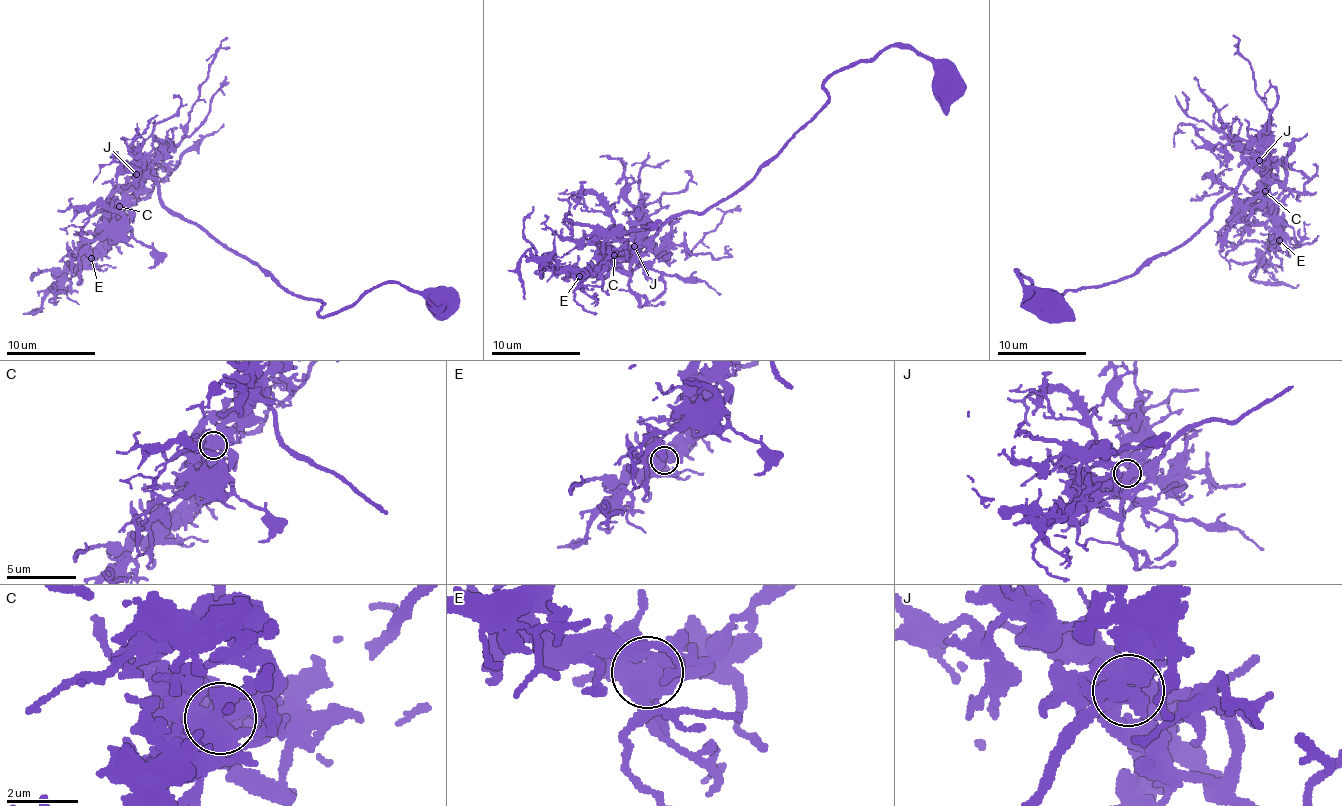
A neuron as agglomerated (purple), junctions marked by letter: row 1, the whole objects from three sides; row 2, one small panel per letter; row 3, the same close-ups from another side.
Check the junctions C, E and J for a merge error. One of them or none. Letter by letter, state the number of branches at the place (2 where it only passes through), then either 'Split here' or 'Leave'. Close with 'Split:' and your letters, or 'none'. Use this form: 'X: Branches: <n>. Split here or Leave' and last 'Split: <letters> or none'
C: Branches: 4. Leave
E: Branches: 4. Leave
J: Branches: 4. Leave
Split: none

